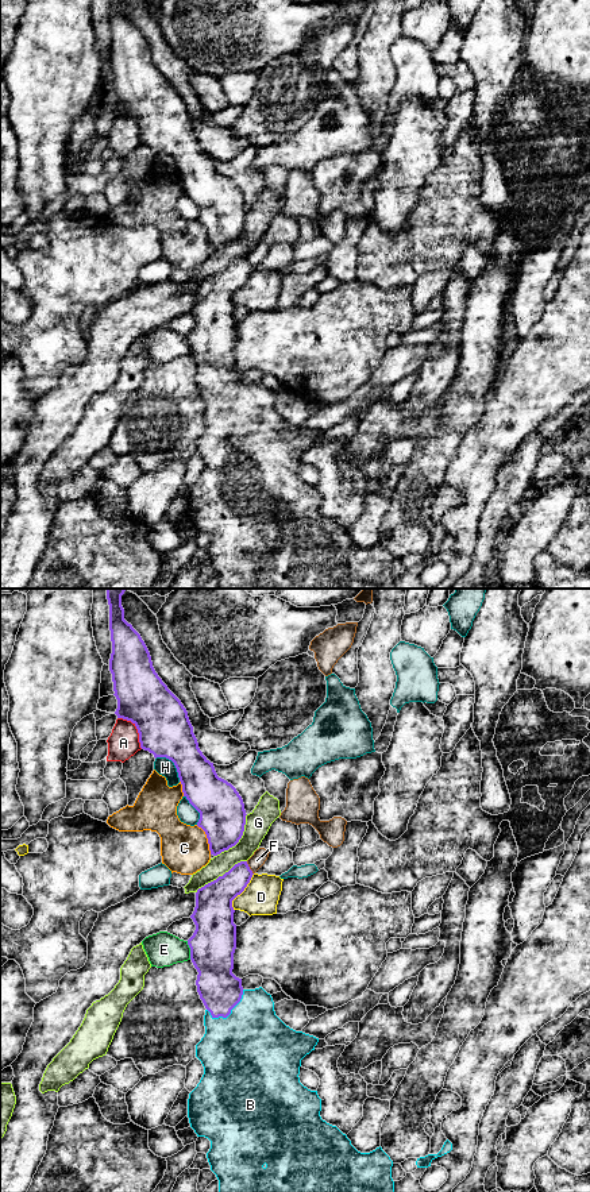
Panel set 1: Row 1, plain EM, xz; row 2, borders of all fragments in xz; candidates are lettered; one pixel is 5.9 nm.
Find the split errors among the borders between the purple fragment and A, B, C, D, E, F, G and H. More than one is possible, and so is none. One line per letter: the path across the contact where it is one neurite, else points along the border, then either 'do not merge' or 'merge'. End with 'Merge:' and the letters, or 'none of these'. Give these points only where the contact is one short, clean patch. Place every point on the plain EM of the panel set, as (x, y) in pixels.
A: border xz (118, 112), (128, 115), (135, 122), (142, 143); do not merge
B: merge
C: do not merge
D: border xz (254, 269), (247, 281), (232, 296), (234, 305); do not merge
E: do not merge
F: do not merge
G: do not merge
H: do not merge
Merge: B

